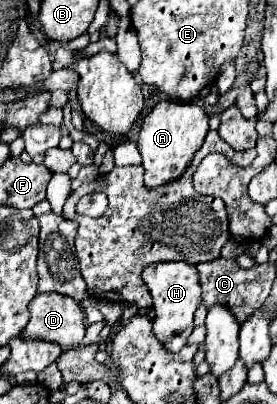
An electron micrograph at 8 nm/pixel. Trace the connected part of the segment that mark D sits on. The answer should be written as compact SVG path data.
M38 293L30 301L28 309L30 309L30 321L20 331L18 337L34 337L40 341L52 341L52 343L58 343L62 349L80 345L88 323L86 323L86 315L84 315L82 307L72 297L66 297L60 293Z

